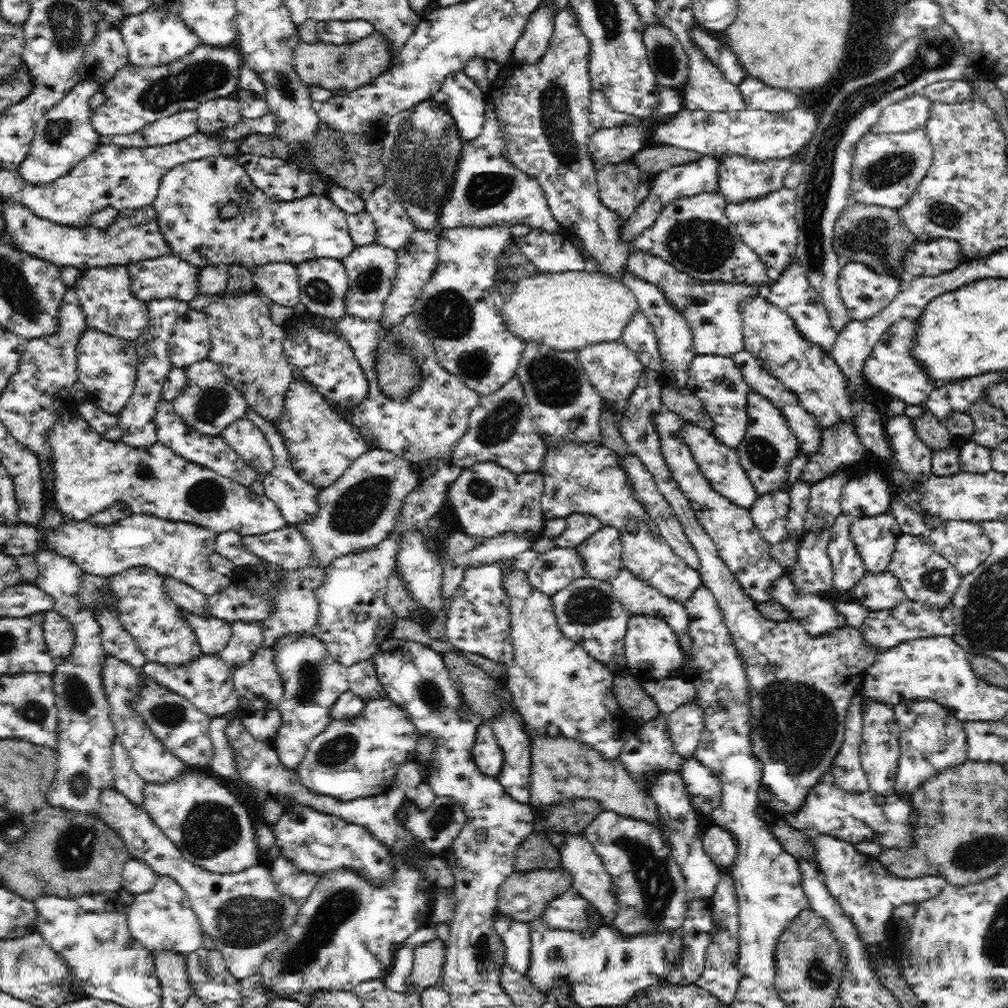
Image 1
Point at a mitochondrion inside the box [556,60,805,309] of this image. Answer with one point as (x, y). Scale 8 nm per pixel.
(698, 244)

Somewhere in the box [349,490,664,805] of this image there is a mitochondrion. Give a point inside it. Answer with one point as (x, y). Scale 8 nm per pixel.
(587, 606)

